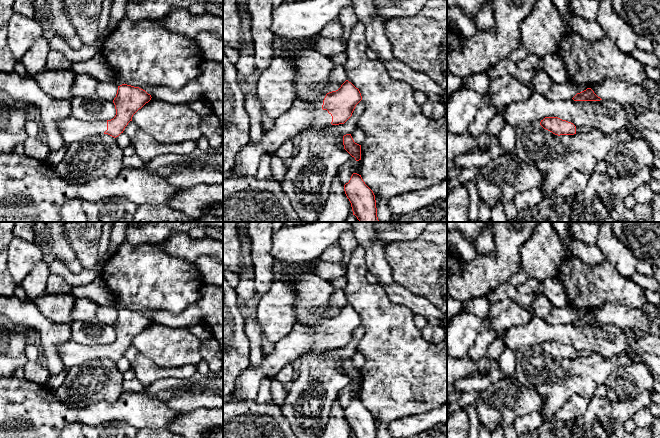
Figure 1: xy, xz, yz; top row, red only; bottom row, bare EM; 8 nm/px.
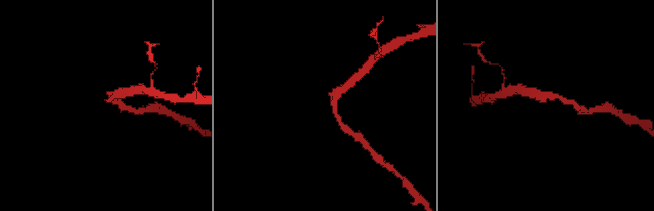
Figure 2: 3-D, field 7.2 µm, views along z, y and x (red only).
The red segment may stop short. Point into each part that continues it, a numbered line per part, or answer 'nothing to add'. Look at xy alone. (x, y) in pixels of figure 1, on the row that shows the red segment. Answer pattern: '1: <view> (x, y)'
1: xy (72, 130)

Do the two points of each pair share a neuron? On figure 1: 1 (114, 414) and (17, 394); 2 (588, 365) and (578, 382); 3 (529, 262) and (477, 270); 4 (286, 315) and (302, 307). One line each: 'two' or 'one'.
1: one
2: one
3: two
4: two

